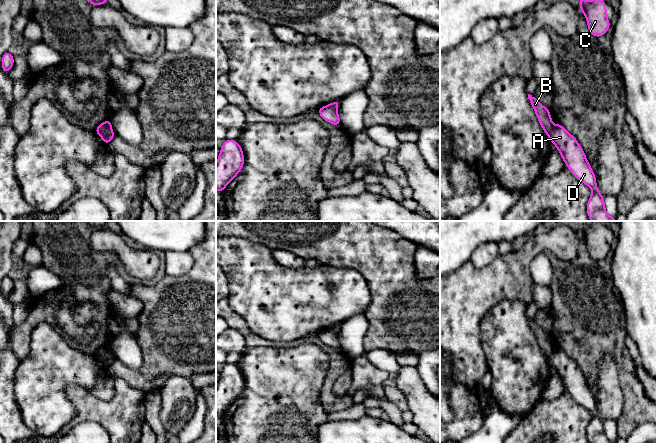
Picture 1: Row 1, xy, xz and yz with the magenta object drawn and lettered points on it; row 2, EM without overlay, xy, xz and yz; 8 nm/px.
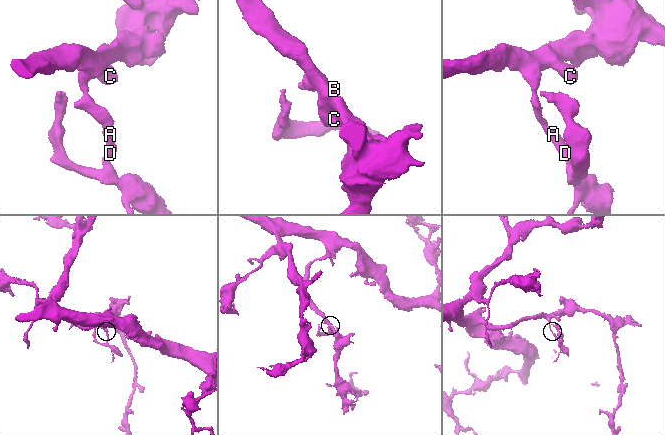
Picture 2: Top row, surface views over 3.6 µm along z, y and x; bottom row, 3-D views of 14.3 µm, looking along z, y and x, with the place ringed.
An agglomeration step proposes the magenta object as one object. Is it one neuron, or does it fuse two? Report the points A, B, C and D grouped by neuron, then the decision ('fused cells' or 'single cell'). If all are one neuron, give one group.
groups A D / B C; fused cells

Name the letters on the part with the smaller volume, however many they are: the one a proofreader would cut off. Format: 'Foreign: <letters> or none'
Foreign: A, D

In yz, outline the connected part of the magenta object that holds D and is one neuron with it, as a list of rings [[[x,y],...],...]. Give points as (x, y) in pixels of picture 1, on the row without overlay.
[[[556,348],[548,359],[550,366],[556,369],[566,390],[572,398],[581,406],[591,412],[592,418],[587,427],[587,438],[590,443],[616,443],[610,441],[605,434],[604,421],[600,418],[596,401],[588,387],[585,377],[576,362],[566,353]]]

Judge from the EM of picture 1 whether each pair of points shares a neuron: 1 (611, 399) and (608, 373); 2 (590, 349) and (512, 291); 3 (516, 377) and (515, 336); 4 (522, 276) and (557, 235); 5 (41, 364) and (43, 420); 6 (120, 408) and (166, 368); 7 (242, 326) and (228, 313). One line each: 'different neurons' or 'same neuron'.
1: same neuron
2: different neurons
3: same neuron
4: same neuron
5: same neuron
6: different neurons
7: same neuron

